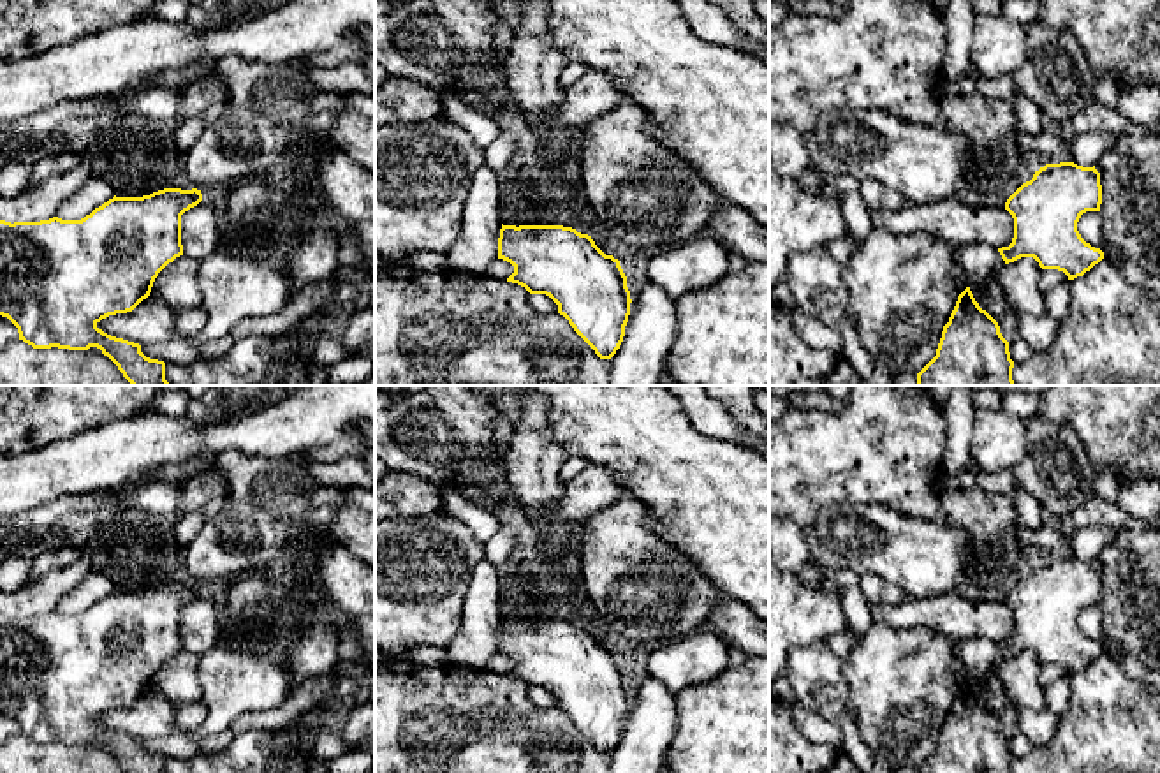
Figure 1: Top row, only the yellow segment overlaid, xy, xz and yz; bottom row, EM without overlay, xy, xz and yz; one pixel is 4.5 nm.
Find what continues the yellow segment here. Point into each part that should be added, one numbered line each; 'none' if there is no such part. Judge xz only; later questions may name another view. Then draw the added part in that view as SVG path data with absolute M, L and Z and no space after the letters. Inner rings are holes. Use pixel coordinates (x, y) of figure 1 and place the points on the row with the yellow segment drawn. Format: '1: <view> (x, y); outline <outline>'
none

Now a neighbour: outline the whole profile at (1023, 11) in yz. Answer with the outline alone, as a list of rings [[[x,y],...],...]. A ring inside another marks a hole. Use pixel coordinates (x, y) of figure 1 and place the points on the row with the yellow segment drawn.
[[[1003,0],[1000,12],[1012,21],[1030,26],[1037,19],[1039,9],[1040,0]]]

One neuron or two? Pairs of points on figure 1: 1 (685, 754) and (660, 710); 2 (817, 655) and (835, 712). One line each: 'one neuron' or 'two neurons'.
1: two neurons
2: one neuron

